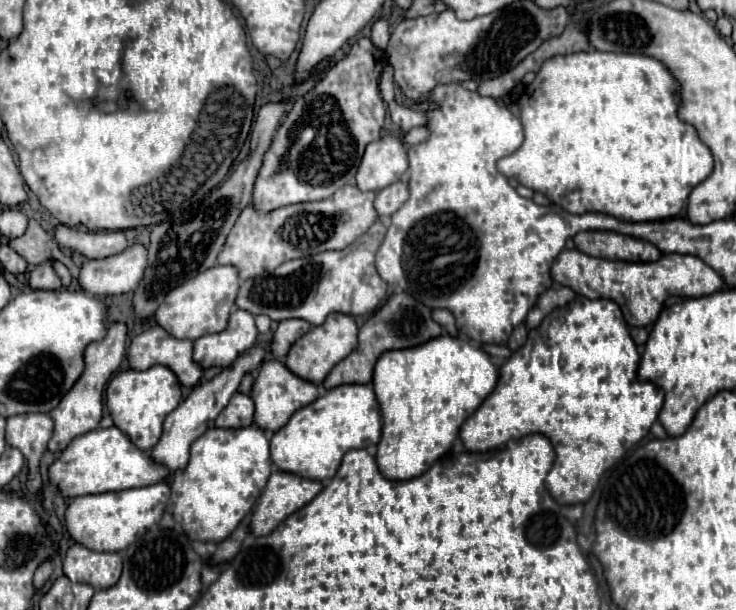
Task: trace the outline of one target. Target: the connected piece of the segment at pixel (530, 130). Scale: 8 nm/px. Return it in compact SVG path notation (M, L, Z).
M576 52L570 56L554 56L542 64L540 72L536 74L536 80L524 90L524 94L518 100L520 104L520 120L524 126L524 144L514 152L514 156L506 156L498 162L498 170L508 176L516 178L526 188L532 188L536 192L542 192L546 198L550 198L556 206L568 210L570 214L584 214L584 212L602 212L610 214L618 220L626 222L648 222L648 220L668 220L680 214L684 208L684 202L688 200L694 186L698 186L706 176L710 176L714 158L710 148L698 138L698 132L692 124L684 122L678 116L678 110L682 106L680 98L680 84L672 76L672 72L656 58L644 56L644 54L616 54L616 52Z

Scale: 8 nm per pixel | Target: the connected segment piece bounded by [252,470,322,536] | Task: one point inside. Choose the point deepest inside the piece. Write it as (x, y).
(285, 493)

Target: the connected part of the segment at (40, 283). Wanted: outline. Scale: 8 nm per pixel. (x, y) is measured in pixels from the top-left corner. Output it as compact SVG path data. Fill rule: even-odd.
M44 262L44 264L38 264L32 272L30 272L30 288L34 290L60 290L62 284L60 284L60 278L54 274L50 262Z

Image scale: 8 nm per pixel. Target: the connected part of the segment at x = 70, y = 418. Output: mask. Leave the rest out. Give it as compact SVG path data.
M112 324L104 340L86 346L86 352L84 352L86 368L84 368L82 376L78 378L74 388L70 388L70 392L60 400L60 404L50 412L50 416L54 420L54 436L50 438L48 450L54 456L60 454L76 436L82 436L82 434L98 428L100 418L102 418L102 394L104 394L106 382L118 370L118 366L124 358L124 348L126 348L126 326L124 324Z

